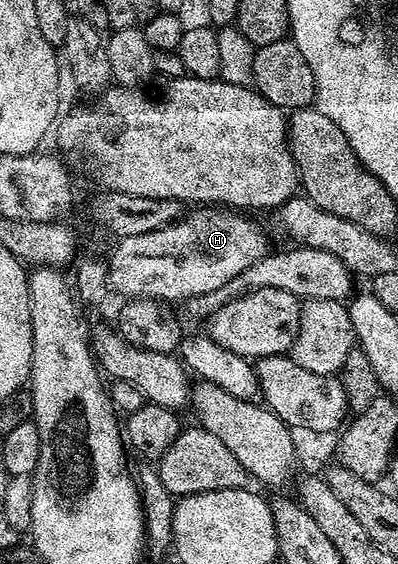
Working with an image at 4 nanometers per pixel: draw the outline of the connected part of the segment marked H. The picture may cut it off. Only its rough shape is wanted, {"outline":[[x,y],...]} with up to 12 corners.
{"outline":[[194,208],[128,236],[108,282],[167,304],[224,288],[268,252],[242,212]]}

